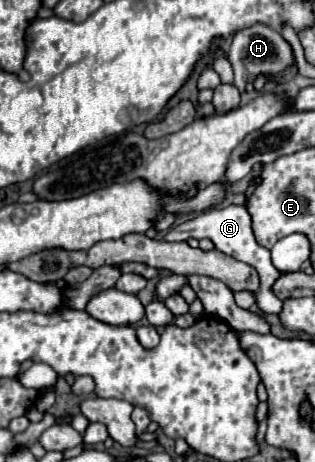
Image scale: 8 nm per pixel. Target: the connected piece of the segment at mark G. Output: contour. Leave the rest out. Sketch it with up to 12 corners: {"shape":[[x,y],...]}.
{"shape":[[245,206],[203,212],[171,228],[167,242],[209,238],[259,274],[255,304],[281,312],[280,272],[255,240]]}

